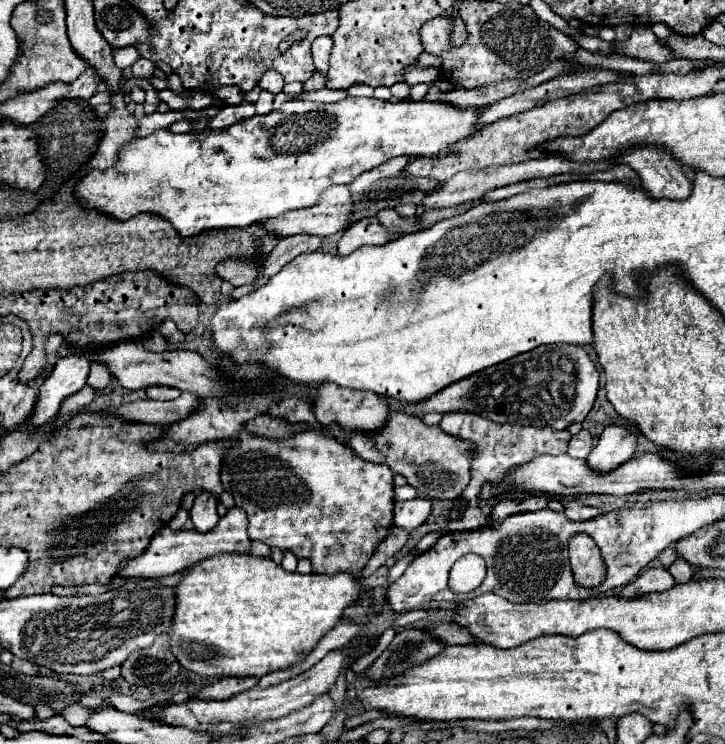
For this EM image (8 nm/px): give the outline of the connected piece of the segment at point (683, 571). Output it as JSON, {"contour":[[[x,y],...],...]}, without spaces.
{"contour":[[[675,559],[669,567],[669,573],[675,577],[677,583],[689,583],[693,575],[693,567],[685,559]]]}

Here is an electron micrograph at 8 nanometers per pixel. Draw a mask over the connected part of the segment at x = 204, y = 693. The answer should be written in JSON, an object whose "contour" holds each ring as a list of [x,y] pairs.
{"contour":[[[225,677],[199,691],[199,699],[229,699],[241,691],[247,691],[257,685],[255,677]]]}

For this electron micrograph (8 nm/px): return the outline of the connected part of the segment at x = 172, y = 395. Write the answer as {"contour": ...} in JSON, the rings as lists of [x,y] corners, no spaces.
{"contour":[[[147,387],[145,393],[149,399],[157,399],[157,401],[171,401],[181,395],[179,389],[171,389],[171,387]]]}

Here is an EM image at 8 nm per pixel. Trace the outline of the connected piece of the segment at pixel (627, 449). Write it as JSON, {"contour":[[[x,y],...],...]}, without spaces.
{"contour":[[[609,425],[601,433],[597,445],[591,449],[587,463],[595,471],[613,471],[621,463],[633,457],[637,449],[637,437],[623,425]]]}

